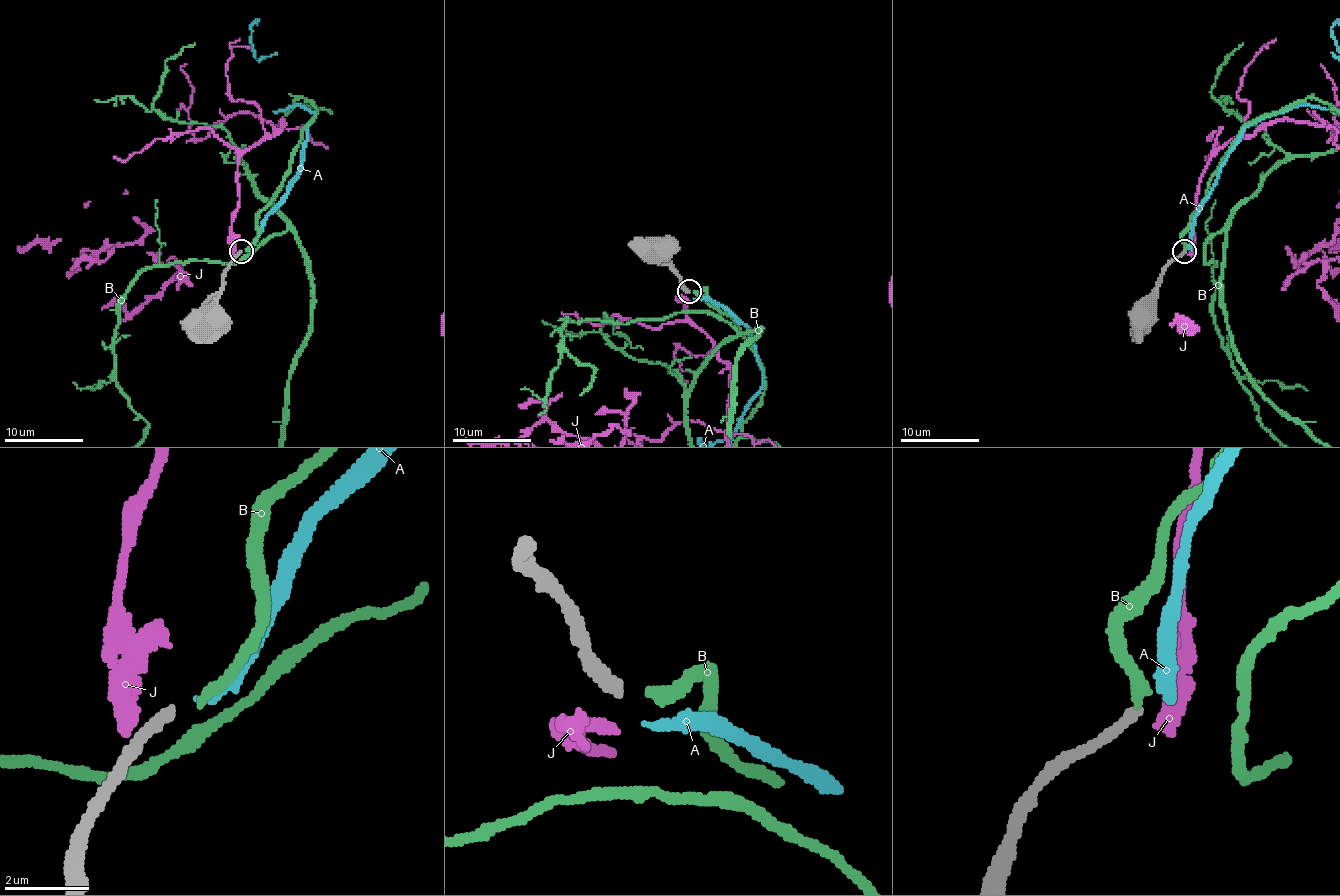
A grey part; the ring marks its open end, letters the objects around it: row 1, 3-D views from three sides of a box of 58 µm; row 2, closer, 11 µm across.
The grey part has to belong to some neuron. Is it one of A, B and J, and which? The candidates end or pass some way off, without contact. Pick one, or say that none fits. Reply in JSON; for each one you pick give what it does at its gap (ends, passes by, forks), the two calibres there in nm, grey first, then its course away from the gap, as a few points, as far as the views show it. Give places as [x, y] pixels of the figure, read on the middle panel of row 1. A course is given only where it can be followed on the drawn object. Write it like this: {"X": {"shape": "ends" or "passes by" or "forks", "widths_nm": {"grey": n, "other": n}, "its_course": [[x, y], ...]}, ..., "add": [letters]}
{"B": {"shape": "ends", "widths_nm": {"grey": 300, "other": 260}}, "add": ["B"]}

